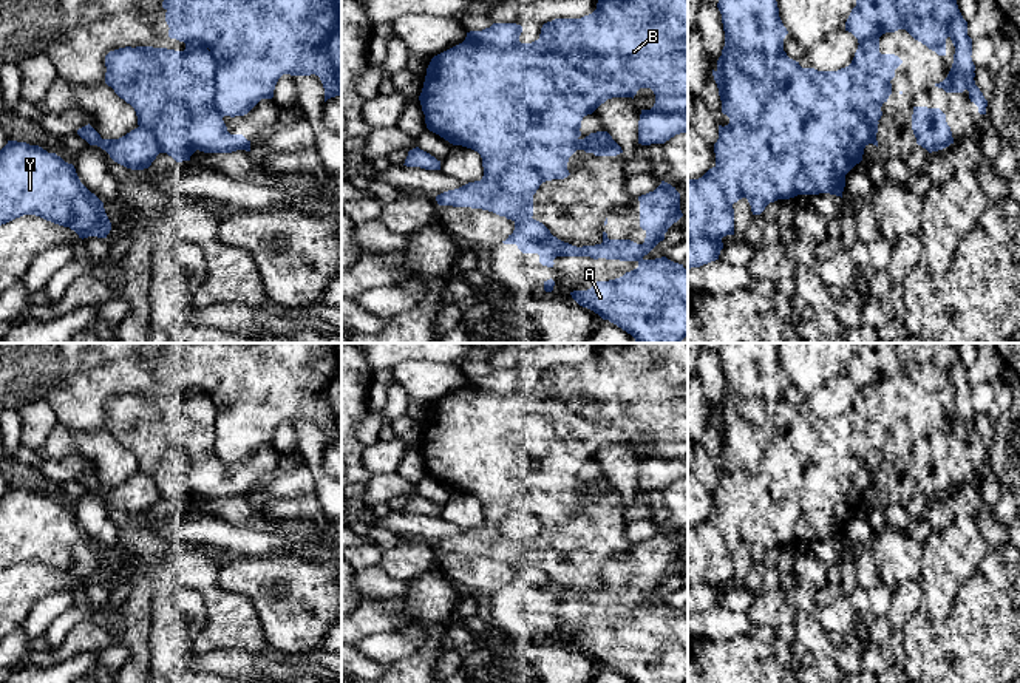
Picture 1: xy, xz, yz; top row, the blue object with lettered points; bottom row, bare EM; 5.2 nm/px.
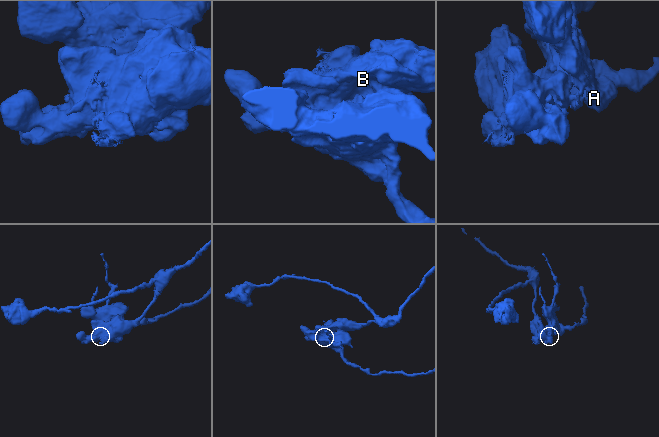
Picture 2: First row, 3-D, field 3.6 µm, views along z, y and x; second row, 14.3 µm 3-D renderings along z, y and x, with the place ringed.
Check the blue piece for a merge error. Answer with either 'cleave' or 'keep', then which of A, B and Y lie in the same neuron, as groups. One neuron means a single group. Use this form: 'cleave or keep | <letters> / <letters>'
cleave | A / B Y

